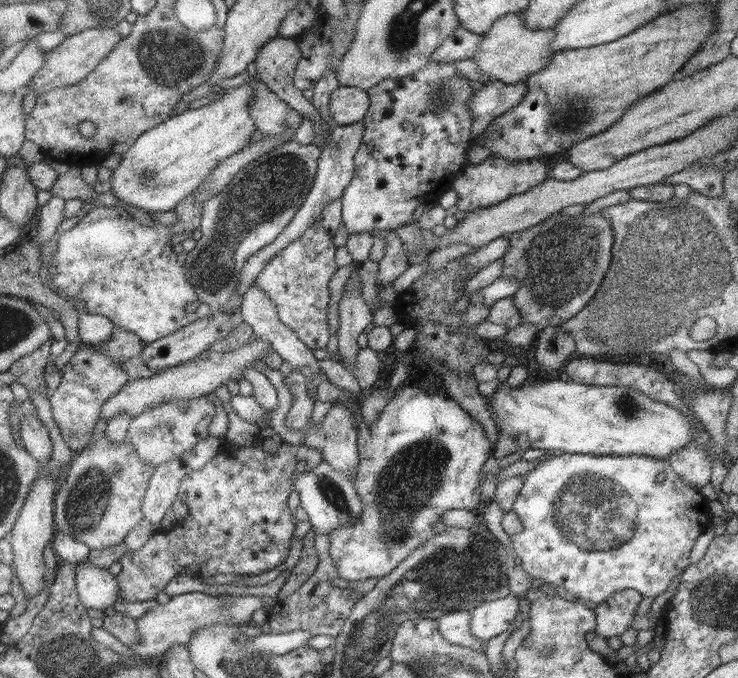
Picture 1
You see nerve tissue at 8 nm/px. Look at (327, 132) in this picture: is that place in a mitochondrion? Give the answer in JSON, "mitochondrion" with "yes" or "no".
{"mitochondrion":"no"}

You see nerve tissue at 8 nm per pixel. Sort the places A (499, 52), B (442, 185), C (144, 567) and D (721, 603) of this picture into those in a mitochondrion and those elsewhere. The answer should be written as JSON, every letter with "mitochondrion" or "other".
{"A":"other","B":"other","C":"other","D":"mitochondrion"}

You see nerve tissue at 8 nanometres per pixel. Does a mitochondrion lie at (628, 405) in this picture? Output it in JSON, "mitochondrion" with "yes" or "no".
{"mitochondrion":"yes"}

